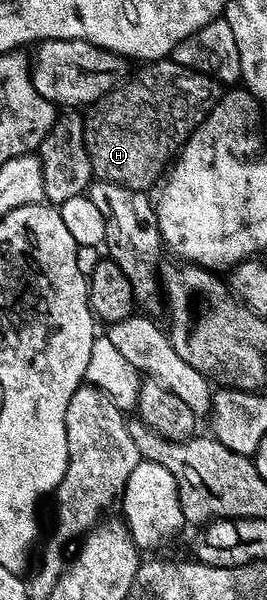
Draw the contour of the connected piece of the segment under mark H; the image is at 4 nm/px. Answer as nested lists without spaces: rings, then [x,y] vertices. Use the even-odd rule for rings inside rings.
[[[170,60],[152,62],[149,70],[151,74],[145,75],[143,82],[128,80],[110,90],[86,111],[83,119],[92,175],[144,192],[164,177],[173,159],[182,151],[183,143],[225,93],[224,87],[208,74]]]

